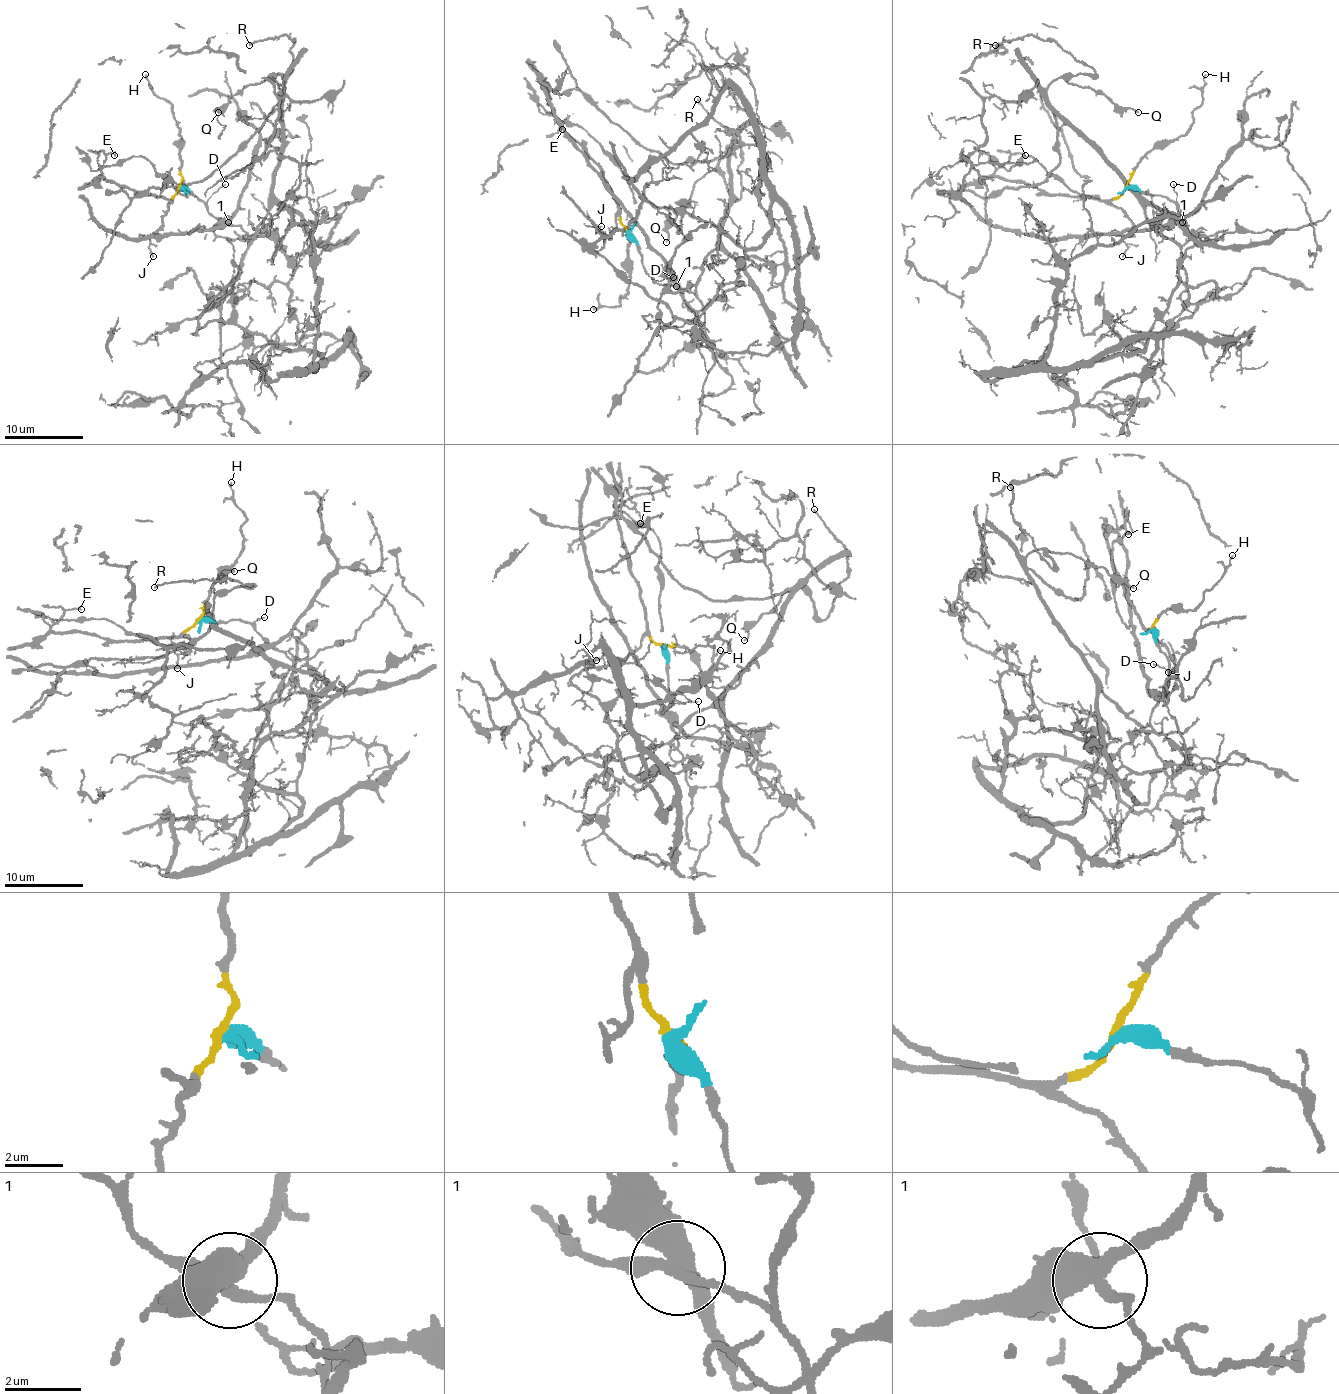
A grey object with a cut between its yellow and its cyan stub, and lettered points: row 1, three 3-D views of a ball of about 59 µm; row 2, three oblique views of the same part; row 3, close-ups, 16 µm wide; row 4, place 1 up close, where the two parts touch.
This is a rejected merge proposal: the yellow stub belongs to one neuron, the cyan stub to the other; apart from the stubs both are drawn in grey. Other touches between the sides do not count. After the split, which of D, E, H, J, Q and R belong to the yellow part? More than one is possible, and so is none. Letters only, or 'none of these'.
E, H, J

